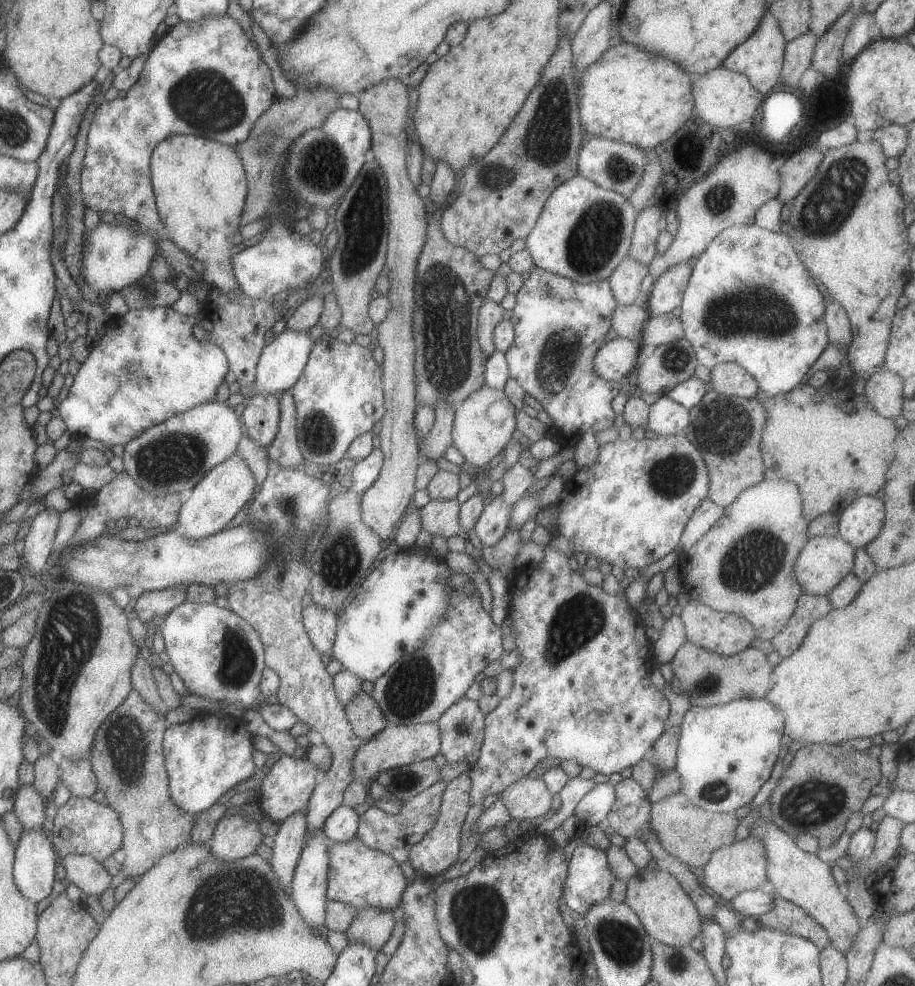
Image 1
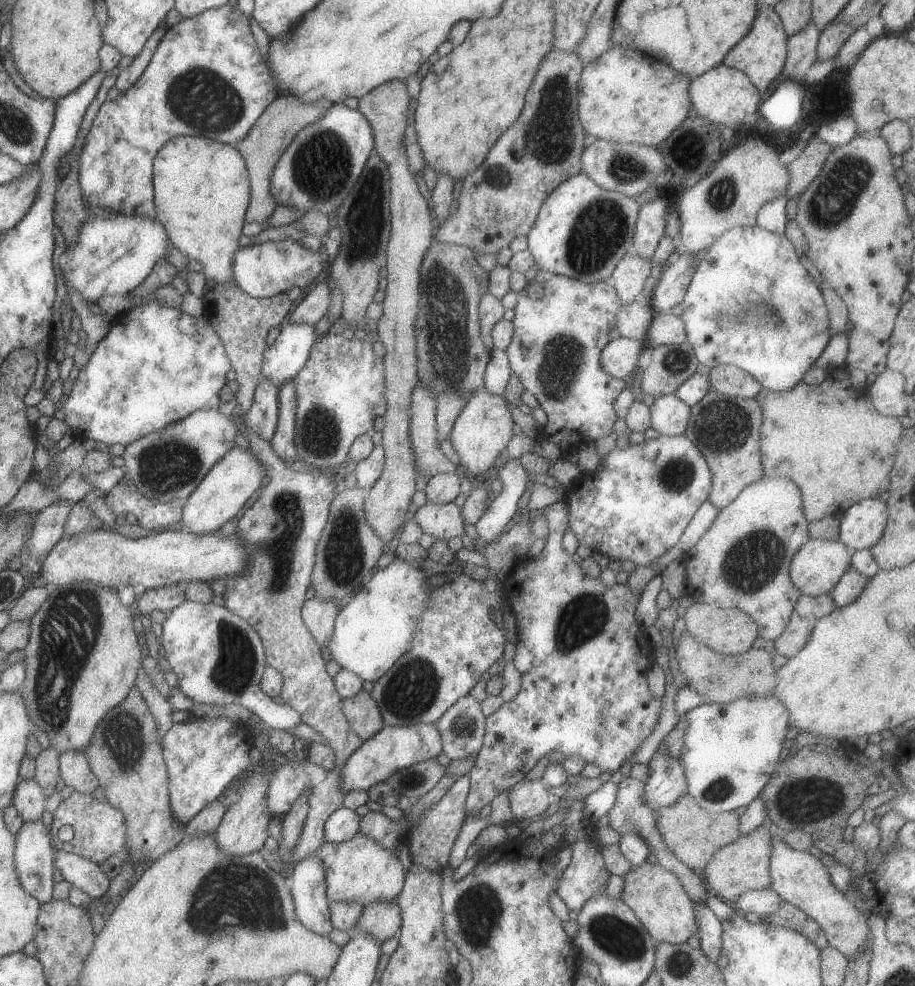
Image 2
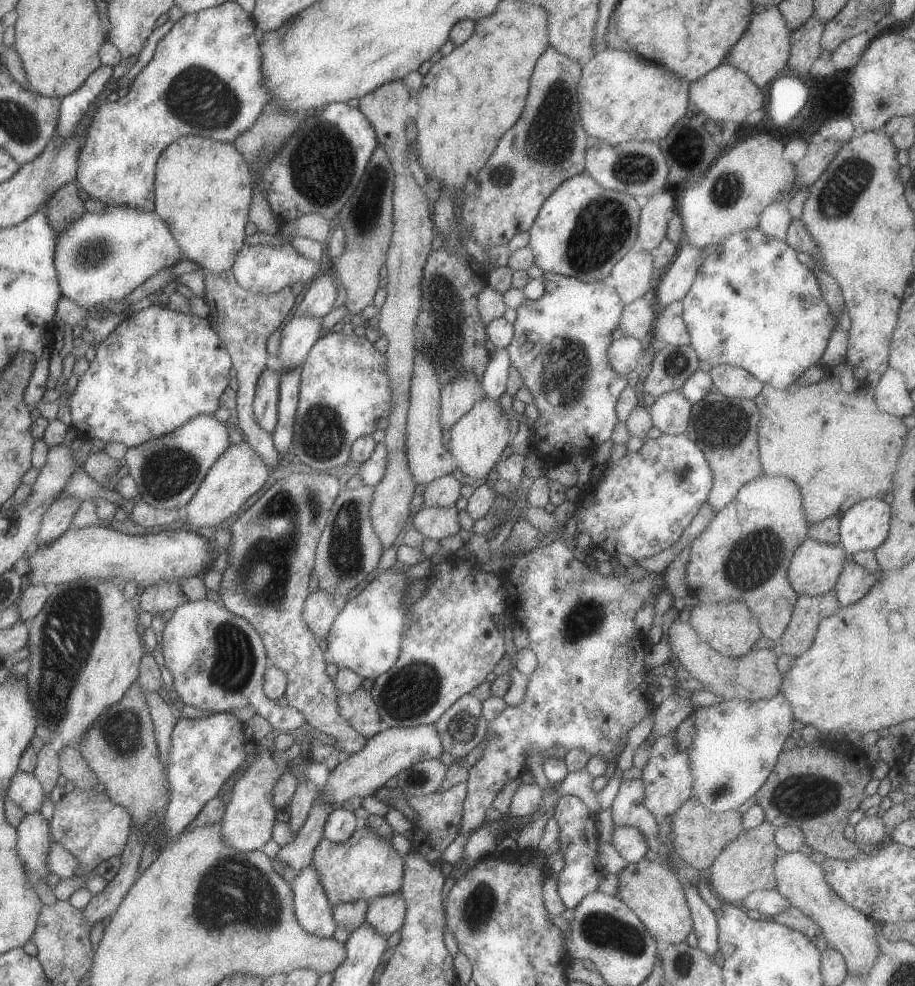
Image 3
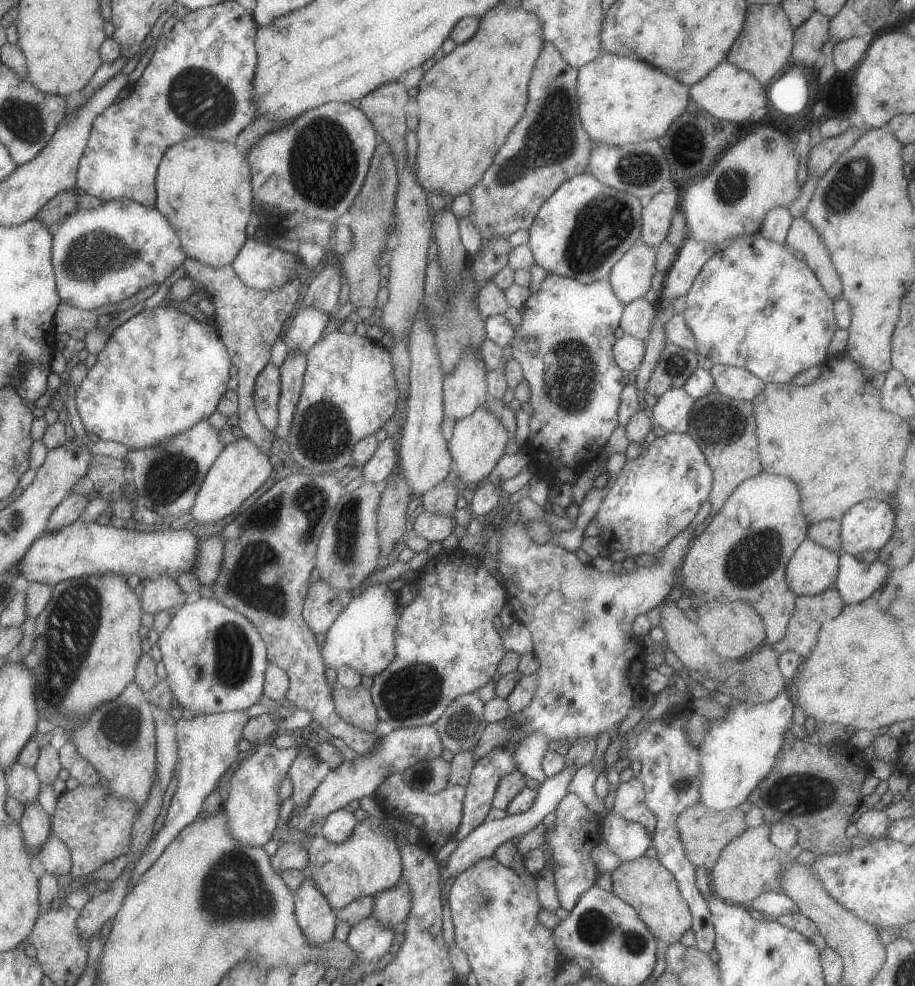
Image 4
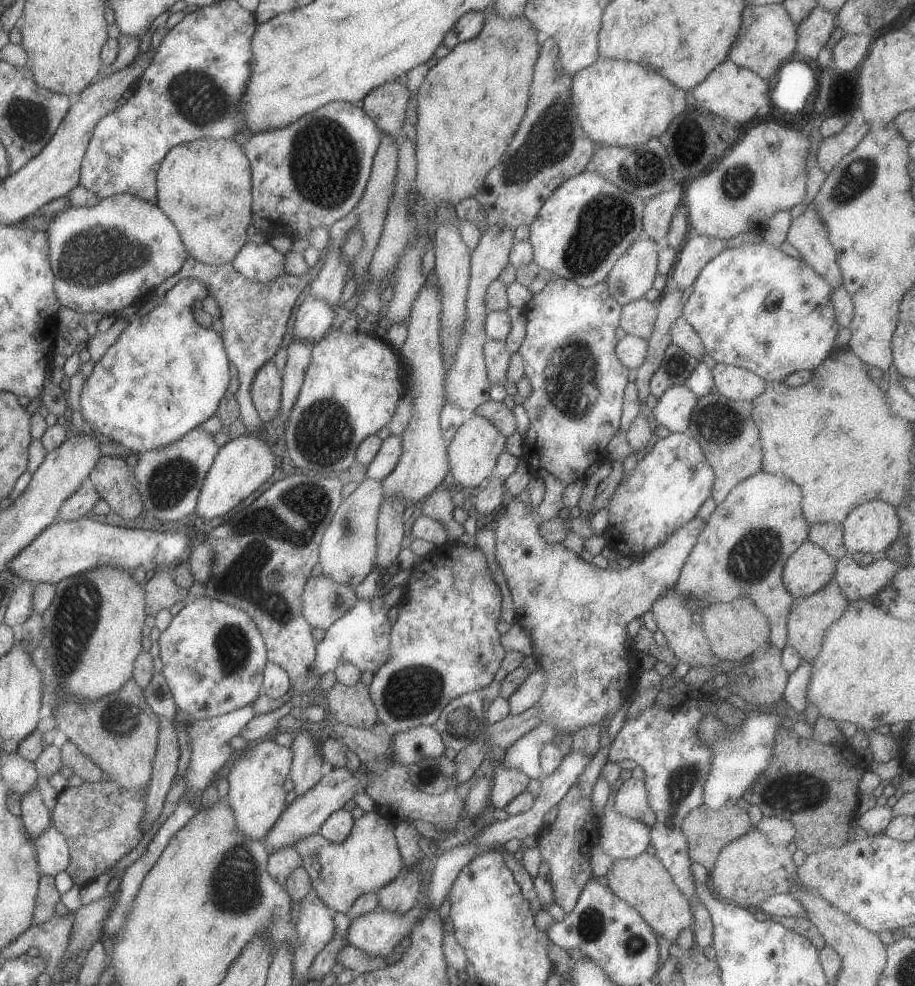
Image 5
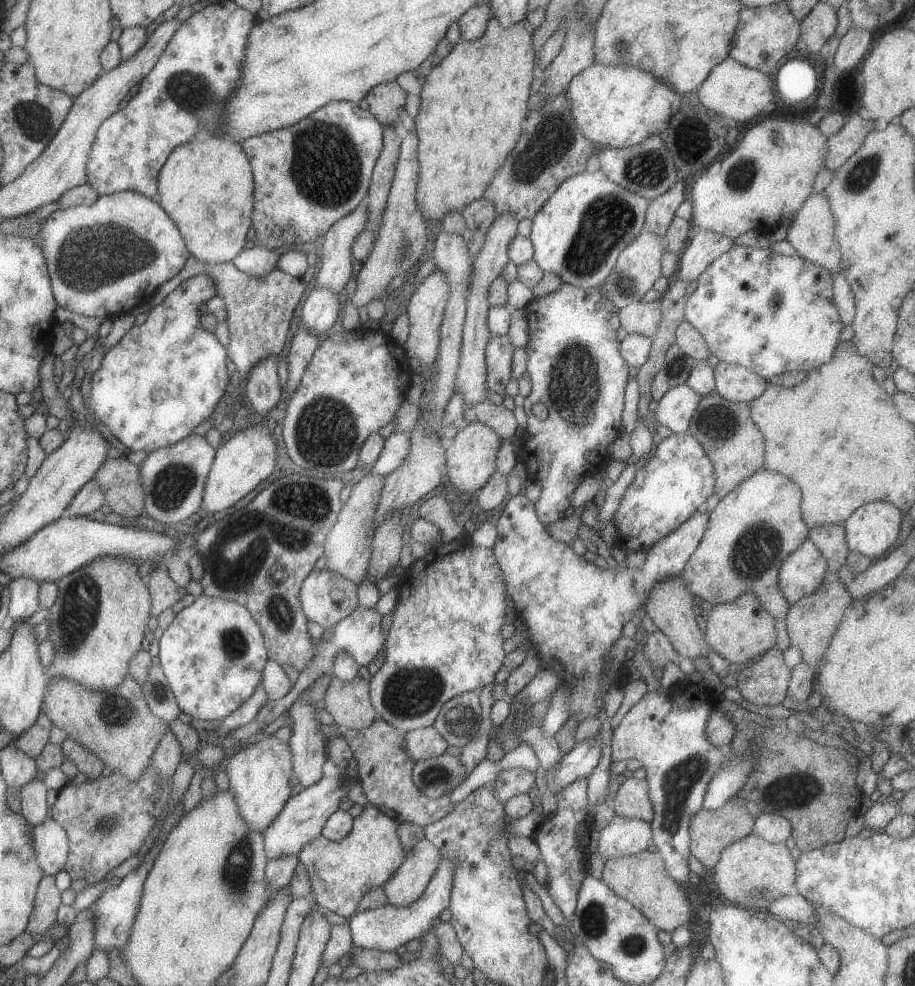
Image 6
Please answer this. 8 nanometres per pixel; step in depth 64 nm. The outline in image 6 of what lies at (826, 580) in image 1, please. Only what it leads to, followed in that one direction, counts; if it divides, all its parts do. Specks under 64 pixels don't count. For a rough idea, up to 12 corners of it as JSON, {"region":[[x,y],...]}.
{"region":[[808,538],[779,570],[789,604],[812,594],[831,564]]}

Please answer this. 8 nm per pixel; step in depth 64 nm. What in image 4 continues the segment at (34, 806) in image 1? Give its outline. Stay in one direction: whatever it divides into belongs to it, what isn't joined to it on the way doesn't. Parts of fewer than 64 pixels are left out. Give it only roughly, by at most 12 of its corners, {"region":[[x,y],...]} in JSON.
{"region":[[16,760],[5,770],[8,796],[22,804],[38,799],[35,767]]}

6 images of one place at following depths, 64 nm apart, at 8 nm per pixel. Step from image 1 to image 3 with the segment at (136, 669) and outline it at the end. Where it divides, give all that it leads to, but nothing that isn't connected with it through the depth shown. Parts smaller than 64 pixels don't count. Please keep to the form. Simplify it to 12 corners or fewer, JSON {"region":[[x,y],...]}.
{"region":[[145,692],[164,770],[170,734],[177,724],[172,705],[158,692]]}

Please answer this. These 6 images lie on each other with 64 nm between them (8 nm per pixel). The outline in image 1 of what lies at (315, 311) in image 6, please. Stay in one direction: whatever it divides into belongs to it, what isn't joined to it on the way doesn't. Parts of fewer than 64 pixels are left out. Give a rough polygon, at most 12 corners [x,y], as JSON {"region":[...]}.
{"region":[[285,329],[262,352],[254,390],[230,395],[230,408],[256,394],[280,398],[294,387],[316,341]]}

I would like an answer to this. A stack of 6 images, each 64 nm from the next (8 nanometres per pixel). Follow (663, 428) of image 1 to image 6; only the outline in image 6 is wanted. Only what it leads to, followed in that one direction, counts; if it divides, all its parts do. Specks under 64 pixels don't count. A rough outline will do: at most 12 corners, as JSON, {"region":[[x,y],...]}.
{"region":[[687,383],[669,388],[656,423],[688,432],[703,395]]}

